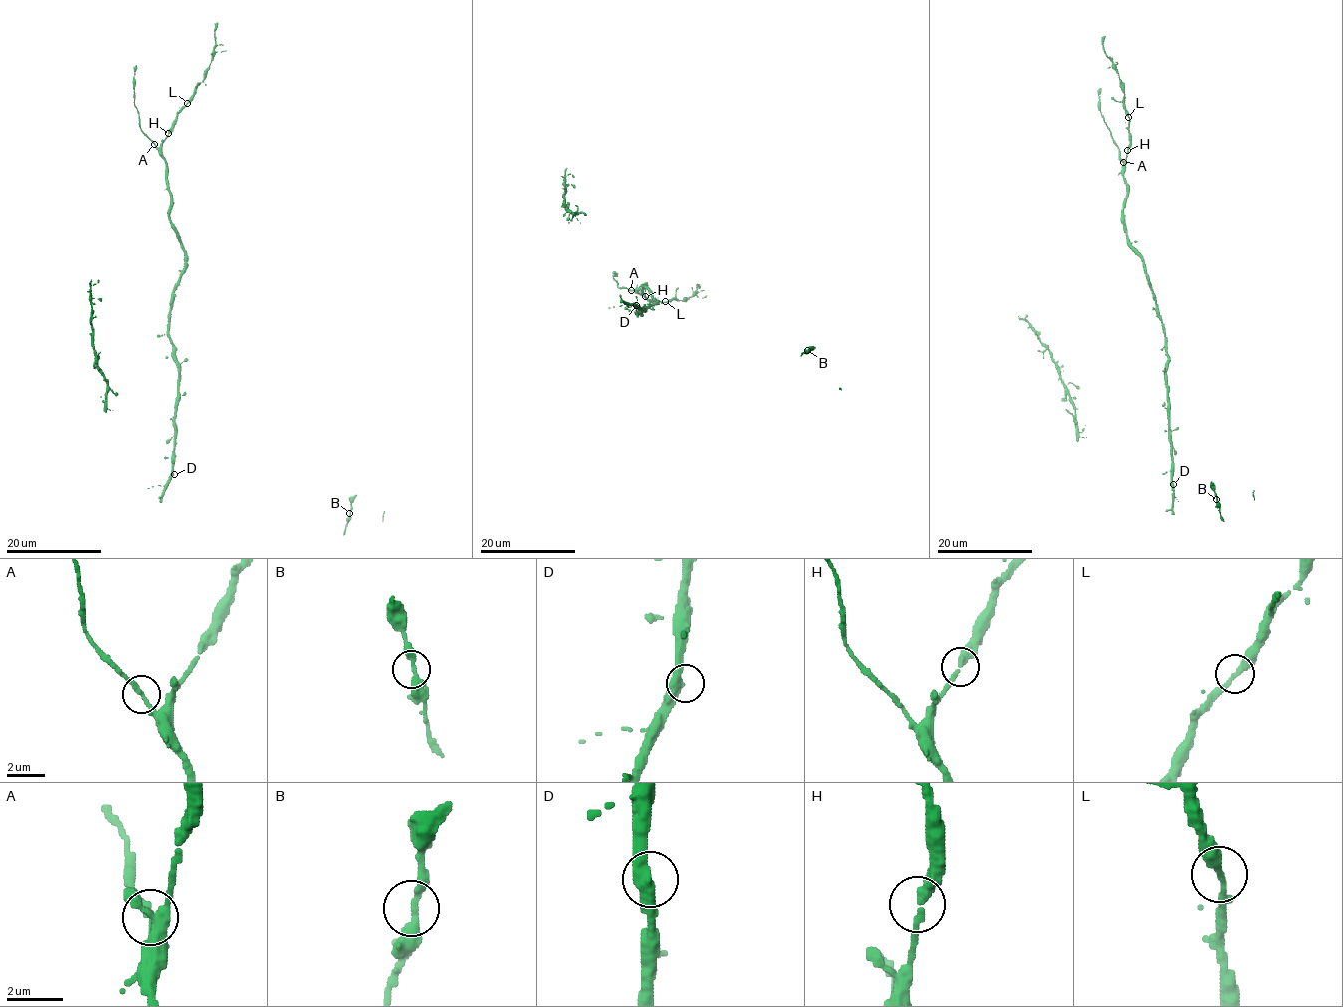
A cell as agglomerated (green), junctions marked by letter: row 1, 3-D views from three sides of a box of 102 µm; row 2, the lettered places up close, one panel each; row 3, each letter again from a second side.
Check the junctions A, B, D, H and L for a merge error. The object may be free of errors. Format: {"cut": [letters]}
{"cut": []}

